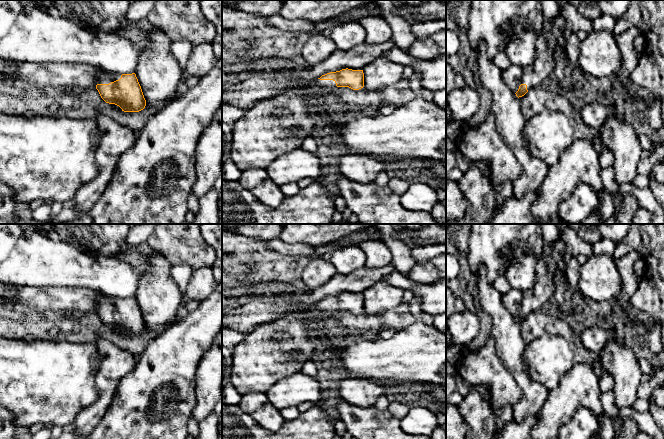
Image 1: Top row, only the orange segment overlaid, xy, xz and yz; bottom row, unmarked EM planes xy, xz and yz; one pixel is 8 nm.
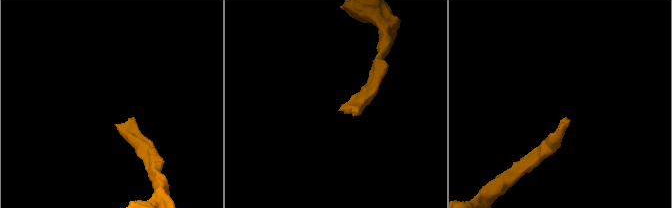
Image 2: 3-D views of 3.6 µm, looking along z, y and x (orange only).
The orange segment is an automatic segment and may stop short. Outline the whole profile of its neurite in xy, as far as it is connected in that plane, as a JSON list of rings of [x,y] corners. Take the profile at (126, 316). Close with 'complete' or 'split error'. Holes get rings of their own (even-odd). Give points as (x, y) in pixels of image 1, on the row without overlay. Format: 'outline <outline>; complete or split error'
outline [[[103,295],[96,313],[106,327],[115,328],[124,336],[139,336],[146,330],[135,297],[121,299]]]; split error

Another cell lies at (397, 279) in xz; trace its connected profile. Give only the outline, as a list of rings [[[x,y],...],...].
[[[397,270],[388,274],[382,281],[391,283],[403,290],[410,290],[421,299],[421,312],[431,316],[446,312],[446,278],[430,284],[416,283]]]

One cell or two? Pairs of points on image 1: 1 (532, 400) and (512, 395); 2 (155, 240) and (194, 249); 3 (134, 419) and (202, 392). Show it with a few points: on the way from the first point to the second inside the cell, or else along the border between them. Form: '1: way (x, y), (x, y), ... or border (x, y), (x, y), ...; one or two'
1: border (511, 375), (520, 389), (520, 397), (512, 407); two
2: way (165, 240), (180, 240), (184, 244); one
3: border (195, 371), (195, 407), (191, 416); two

